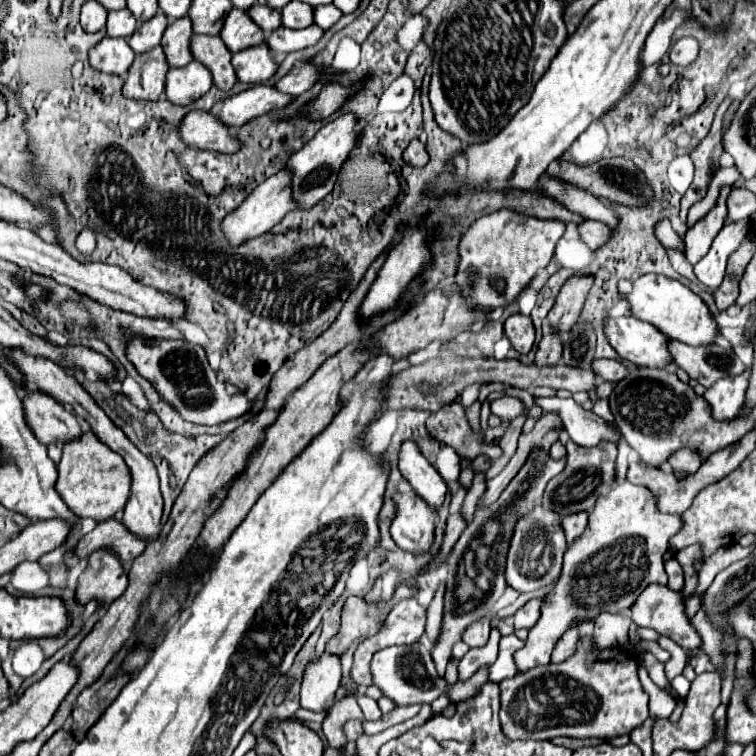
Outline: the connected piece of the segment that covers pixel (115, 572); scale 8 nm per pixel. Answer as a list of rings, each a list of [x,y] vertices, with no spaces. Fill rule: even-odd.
[[[94,552],[88,558],[88,566],[78,578],[76,602],[86,606],[88,602],[98,602],[108,608],[116,598],[124,594],[128,586],[128,576],[122,570],[120,560],[114,560],[110,552]]]

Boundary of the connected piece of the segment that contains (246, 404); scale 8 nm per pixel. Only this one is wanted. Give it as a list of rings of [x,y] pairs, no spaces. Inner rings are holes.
[[[132,336],[126,348],[126,358],[136,366],[138,374],[160,392],[162,400],[174,406],[186,422],[218,426],[248,414],[254,406],[254,398],[248,398],[244,388],[228,392],[226,382],[218,380],[216,370],[210,368],[202,346],[186,340],[146,340],[142,336]]]

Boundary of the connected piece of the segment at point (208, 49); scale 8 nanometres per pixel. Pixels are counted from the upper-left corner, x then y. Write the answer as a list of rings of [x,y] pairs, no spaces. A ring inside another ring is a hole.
[[[196,34],[192,38],[192,54],[198,62],[202,62],[214,76],[214,86],[228,92],[238,82],[236,72],[230,64],[232,52],[222,44],[220,36],[202,36]]]

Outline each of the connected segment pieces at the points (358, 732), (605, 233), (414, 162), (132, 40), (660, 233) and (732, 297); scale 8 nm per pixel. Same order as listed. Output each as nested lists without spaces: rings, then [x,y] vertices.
[[[348,720],[348,722],[344,724],[344,734],[346,734],[348,740],[356,742],[356,740],[364,734],[364,730],[362,730],[362,722],[360,722],[360,720]]]
[[[586,220],[584,224],[578,226],[580,230],[580,236],[582,240],[590,246],[590,248],[602,248],[604,244],[610,242],[610,236],[612,236],[612,230],[610,226],[602,224],[602,222],[594,222],[594,220]]]
[[[416,138],[410,142],[410,146],[404,150],[404,160],[410,164],[410,166],[416,166],[416,168],[422,168],[428,164],[430,156],[426,152],[426,146]]]
[[[162,10],[152,20],[144,22],[138,28],[138,32],[134,32],[134,36],[128,38],[128,44],[134,50],[134,54],[144,54],[144,52],[152,50],[154,46],[158,46],[162,34],[166,30],[166,26],[168,26],[168,18],[164,16]]]
[[[662,220],[662,222],[658,222],[658,226],[656,226],[656,236],[658,236],[658,240],[670,250],[678,250],[678,252],[684,252],[684,240],[672,230],[672,226],[670,226],[670,220]]]
[[[724,278],[722,286],[718,290],[714,290],[714,302],[716,302],[718,310],[726,310],[728,306],[732,306],[736,302],[736,298],[738,298],[738,286],[728,278]]]

